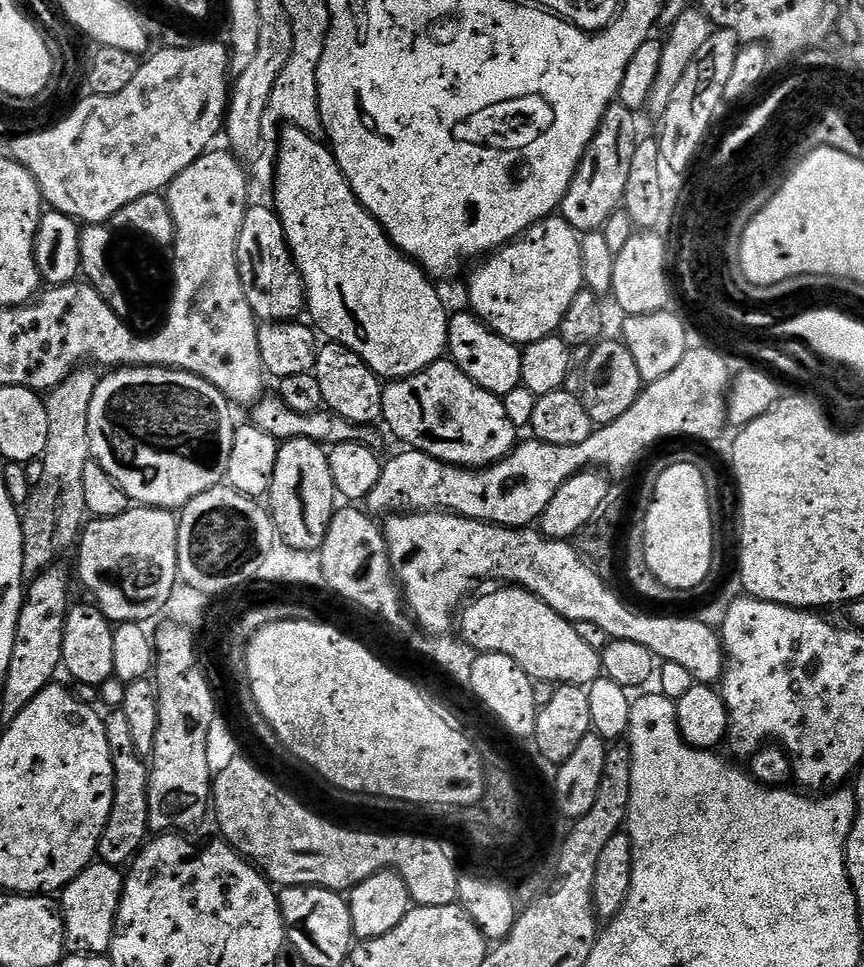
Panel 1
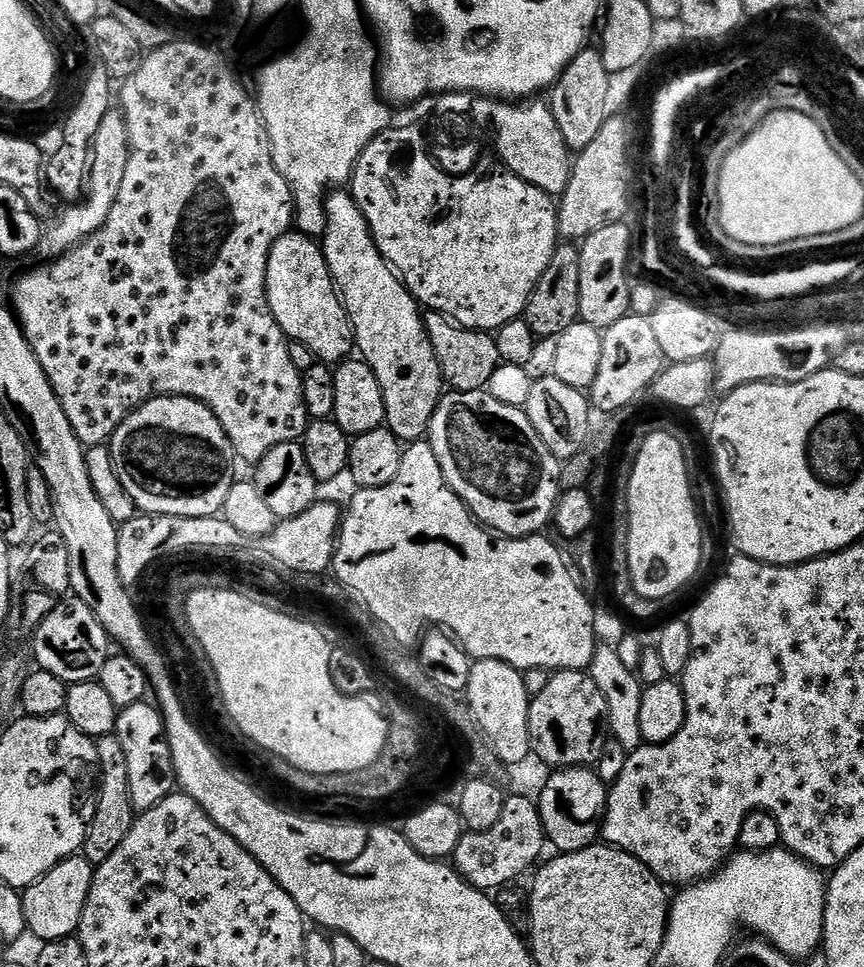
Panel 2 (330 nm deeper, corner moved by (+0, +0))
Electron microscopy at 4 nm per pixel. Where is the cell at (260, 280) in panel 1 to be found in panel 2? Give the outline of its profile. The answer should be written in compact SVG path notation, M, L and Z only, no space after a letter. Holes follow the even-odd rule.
M289 230L270 246L264 293L284 335L289 341L302 342L306 350L314 353L317 361L335 366L353 355L354 337L348 311L336 291L324 249L313 237Z

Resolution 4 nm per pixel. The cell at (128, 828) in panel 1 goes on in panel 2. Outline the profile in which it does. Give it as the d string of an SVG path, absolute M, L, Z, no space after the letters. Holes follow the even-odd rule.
M114 734L95 741L100 763L100 782L94 818L84 839L82 854L91 864L98 866L106 862L106 858L110 858L110 854L114 854L118 846L122 846L122 841L126 839L126 834L130 834L132 823L136 821L138 814L132 809L130 802L130 773L126 767L126 750L122 750L122 742L118 742Z

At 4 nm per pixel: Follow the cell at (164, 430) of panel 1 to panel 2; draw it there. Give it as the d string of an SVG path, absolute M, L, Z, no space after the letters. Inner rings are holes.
M153 396L120 423L111 438L110 447L114 470L118 470L122 486L126 486L126 494L134 498L141 513L149 516L166 514L202 518L217 515L234 483L232 463L237 463L238 457L226 430L222 430L222 422L218 422L215 414L200 400L190 396Z

